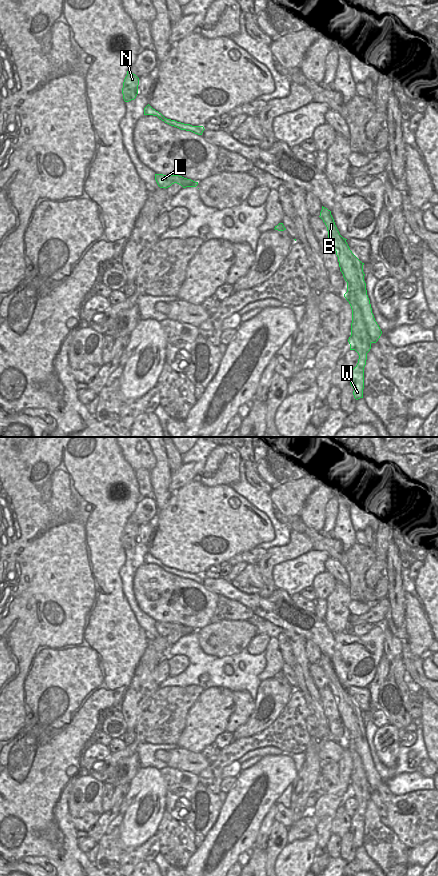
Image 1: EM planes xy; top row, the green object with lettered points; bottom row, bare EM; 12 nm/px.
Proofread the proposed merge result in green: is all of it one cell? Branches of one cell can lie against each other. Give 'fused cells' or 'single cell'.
fused cells

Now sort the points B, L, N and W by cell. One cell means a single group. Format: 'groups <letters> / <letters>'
groups B / L N W

